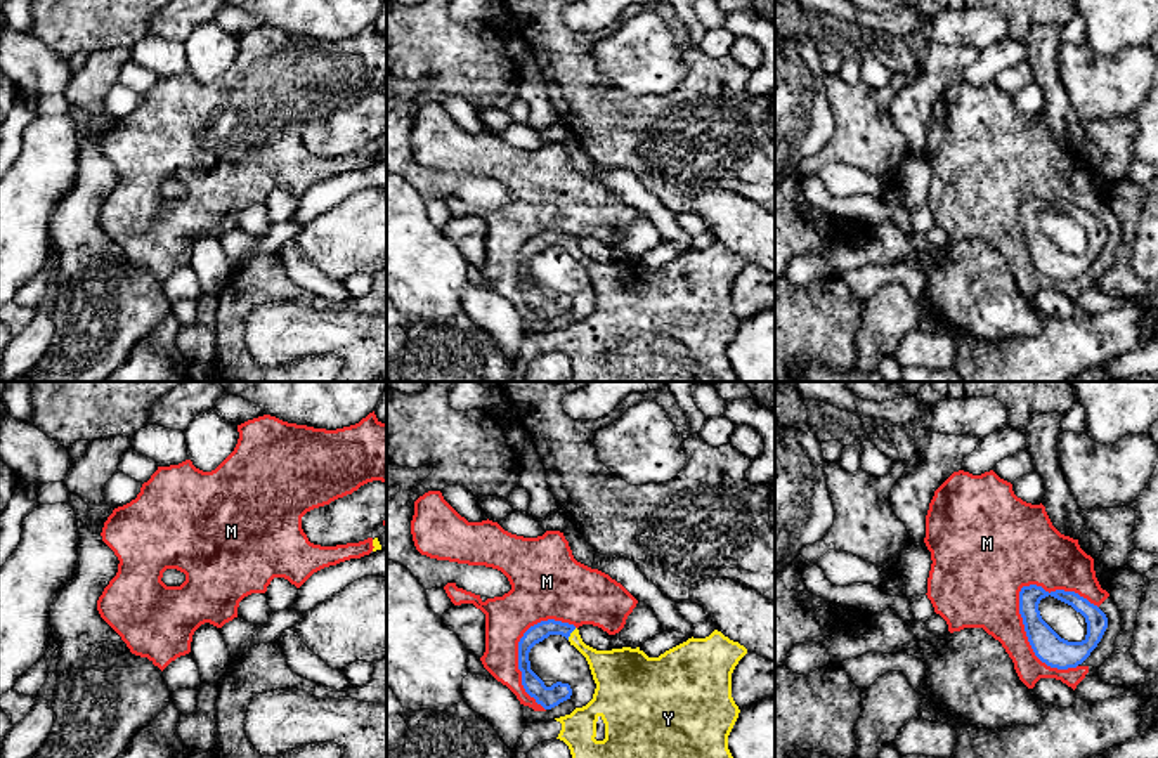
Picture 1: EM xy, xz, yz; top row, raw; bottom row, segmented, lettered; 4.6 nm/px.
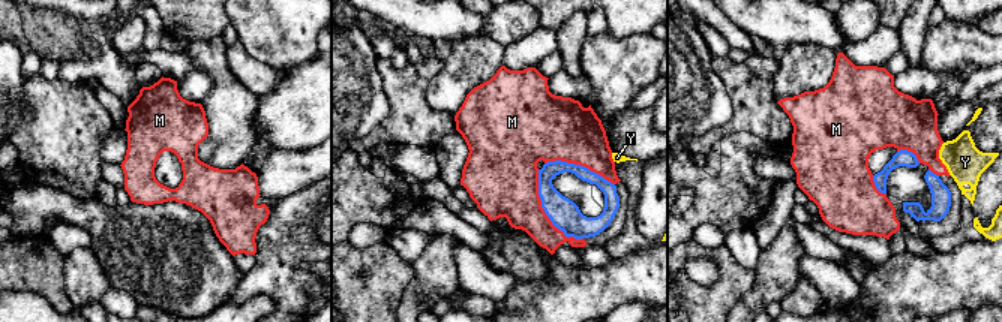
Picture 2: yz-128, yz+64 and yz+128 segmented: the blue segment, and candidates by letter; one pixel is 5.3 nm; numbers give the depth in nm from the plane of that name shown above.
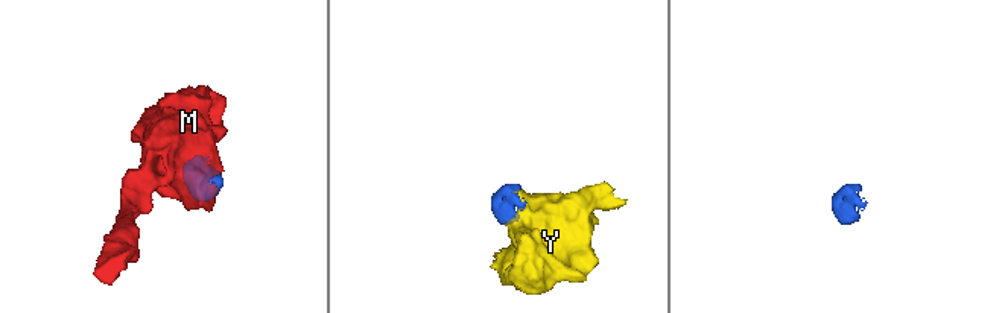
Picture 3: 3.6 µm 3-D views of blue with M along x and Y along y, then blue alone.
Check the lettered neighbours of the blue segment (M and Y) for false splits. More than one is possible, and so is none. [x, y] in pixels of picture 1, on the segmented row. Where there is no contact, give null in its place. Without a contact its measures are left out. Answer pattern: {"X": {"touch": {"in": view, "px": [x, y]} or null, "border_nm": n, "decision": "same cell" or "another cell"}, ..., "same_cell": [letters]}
{"M": {"touch": {"in": "yz", "px": [1028, 640]}, "border_nm": 460, "decision": "another cell"}, "Y": {"touch": {"in": "xz", "px": [571, 632]}, "border_nm": 70, "decision": "same cell"}, "same_cell": ["Y"]}

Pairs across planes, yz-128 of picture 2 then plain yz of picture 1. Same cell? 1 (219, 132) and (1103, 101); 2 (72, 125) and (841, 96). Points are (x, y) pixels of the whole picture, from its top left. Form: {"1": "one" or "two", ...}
{"1": "two", "2": "one"}

